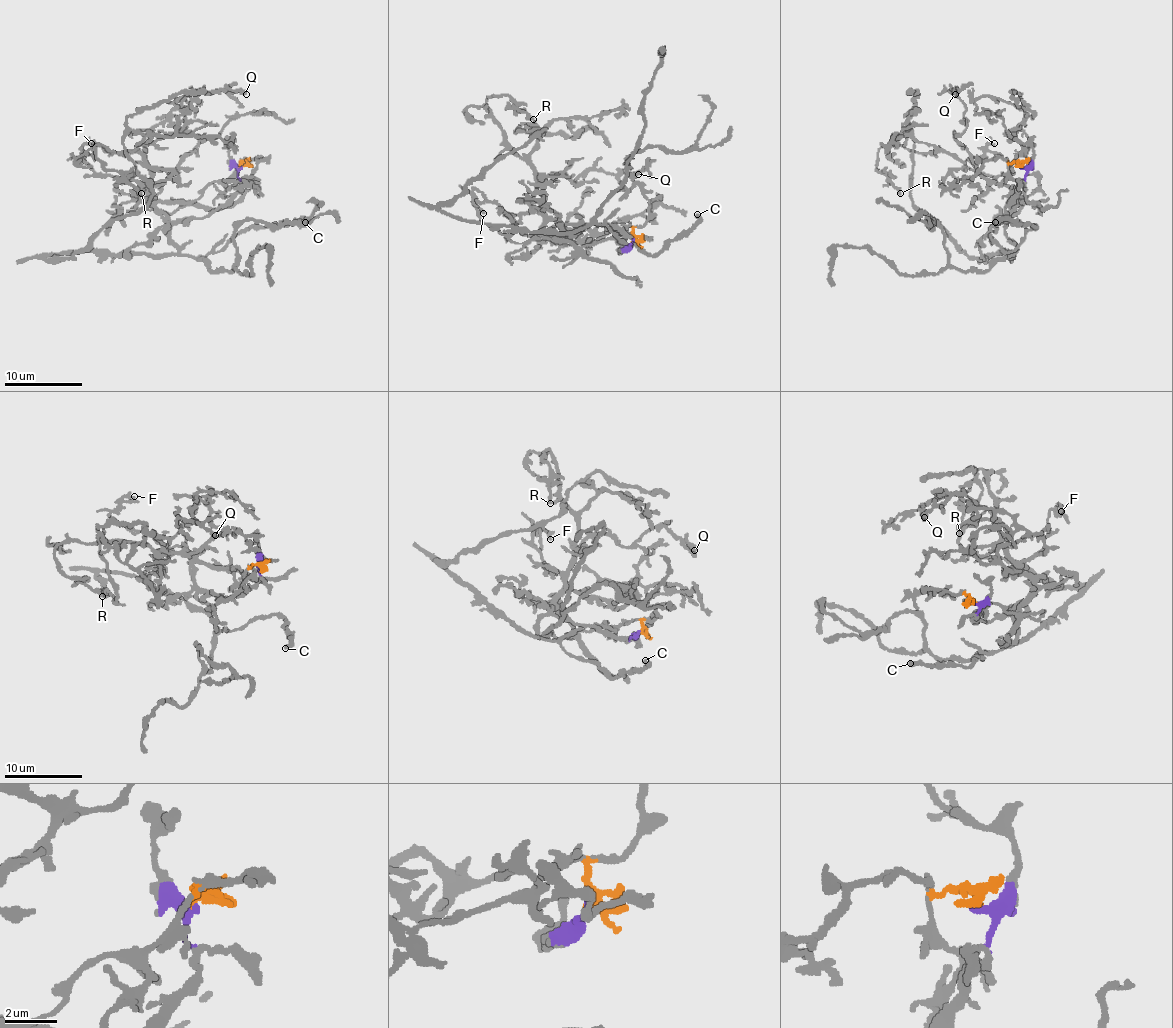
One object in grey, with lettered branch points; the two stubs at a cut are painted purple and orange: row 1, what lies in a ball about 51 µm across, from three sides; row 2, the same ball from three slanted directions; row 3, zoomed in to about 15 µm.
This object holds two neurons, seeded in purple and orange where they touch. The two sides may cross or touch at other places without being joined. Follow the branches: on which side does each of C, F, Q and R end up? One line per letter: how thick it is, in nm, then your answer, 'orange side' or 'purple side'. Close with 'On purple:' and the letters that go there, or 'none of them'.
C: 440 nm thick; purple side
F: 170 nm thick; orange side
Q: 320 nm thick; orange side
R: 280 nm thick; orange side
On purple: C

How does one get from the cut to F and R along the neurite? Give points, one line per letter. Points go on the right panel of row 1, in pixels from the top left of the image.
F: (1022, 166), (1010, 164), (1008, 174), (1028, 202), (973, 164), (971, 159), (994, 143)
R: (1022, 166), (1010, 164), (1008, 174), (1028, 202), (948, 153), (881, 147), (875, 168), (901, 194)

